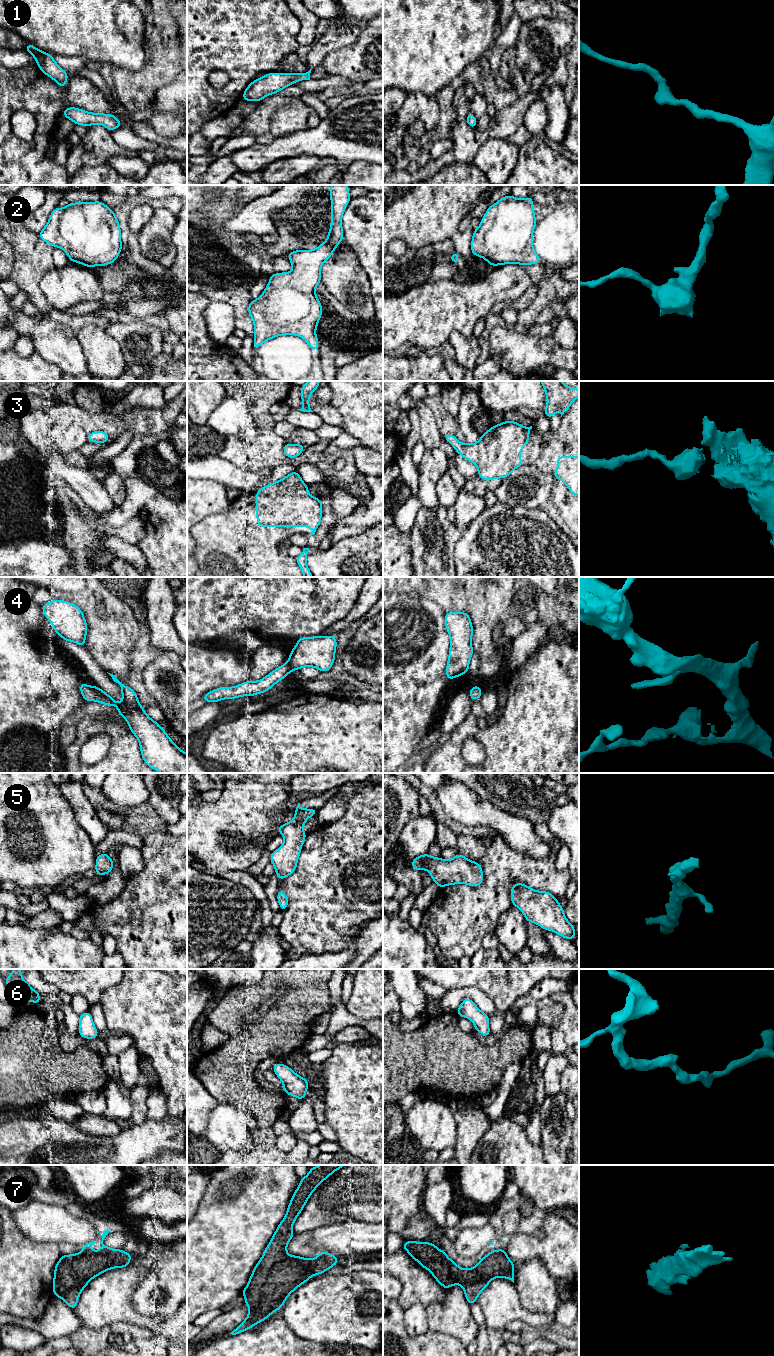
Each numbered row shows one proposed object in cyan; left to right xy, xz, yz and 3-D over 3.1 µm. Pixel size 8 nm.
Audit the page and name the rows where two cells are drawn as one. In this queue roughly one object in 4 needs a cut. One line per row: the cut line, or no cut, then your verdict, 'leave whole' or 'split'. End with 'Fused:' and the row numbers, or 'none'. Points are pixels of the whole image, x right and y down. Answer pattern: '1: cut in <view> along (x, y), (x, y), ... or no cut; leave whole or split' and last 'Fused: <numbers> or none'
1: no cut; leave whole
2: no cut; leave whole
3: no cut; leave whole
4: no cut; leave whole
5: no cut; leave whole
6: no cut; leave whole
7: no cut; leave whole
Fused: none

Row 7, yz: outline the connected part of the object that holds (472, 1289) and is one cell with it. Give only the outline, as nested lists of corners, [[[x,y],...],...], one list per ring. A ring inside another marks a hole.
[[[406,1241],[401,1248],[429,1270],[443,1288],[459,1284],[470,1305],[477,1302],[478,1295],[493,1278],[503,1277],[514,1283],[515,1264],[508,1258],[504,1248],[489,1252],[471,1269],[459,1267],[433,1243]]]

